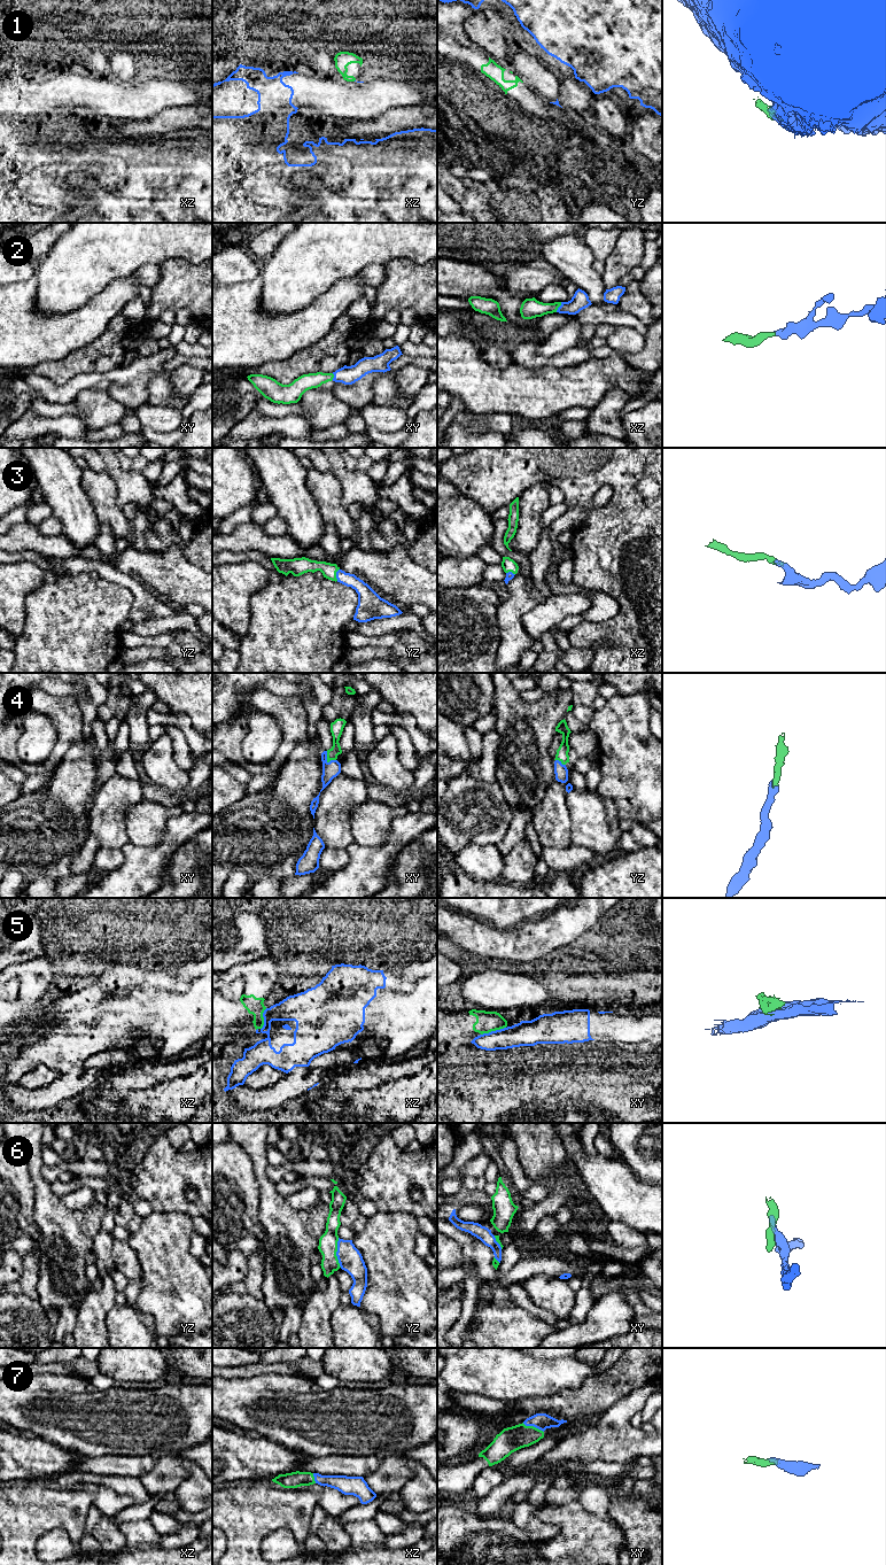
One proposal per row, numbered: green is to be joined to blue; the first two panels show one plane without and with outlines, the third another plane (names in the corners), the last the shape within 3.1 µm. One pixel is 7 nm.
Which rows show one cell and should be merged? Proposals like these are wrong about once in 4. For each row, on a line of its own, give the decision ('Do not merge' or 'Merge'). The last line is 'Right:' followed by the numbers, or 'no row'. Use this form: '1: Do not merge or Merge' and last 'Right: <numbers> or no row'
1: Do not merge
2: Merge
3: Merge
4: Merge
5: Do not merge
6: Do not merge
7: Merge
Right: 2, 3, 4, 7

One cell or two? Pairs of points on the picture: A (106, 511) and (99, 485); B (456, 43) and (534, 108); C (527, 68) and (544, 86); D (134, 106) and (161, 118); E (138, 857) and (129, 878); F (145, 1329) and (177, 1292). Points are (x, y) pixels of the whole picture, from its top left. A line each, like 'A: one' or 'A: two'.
A: one
B: one
C: one
D: two
E: one
F: two

